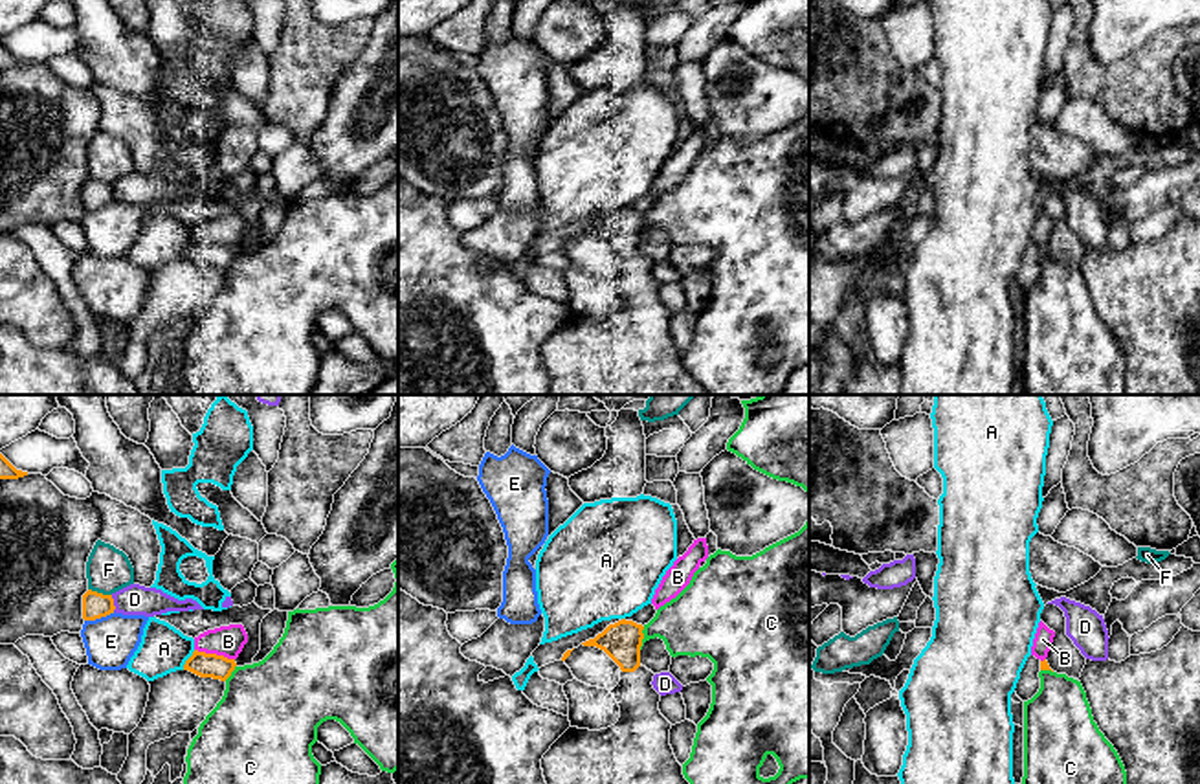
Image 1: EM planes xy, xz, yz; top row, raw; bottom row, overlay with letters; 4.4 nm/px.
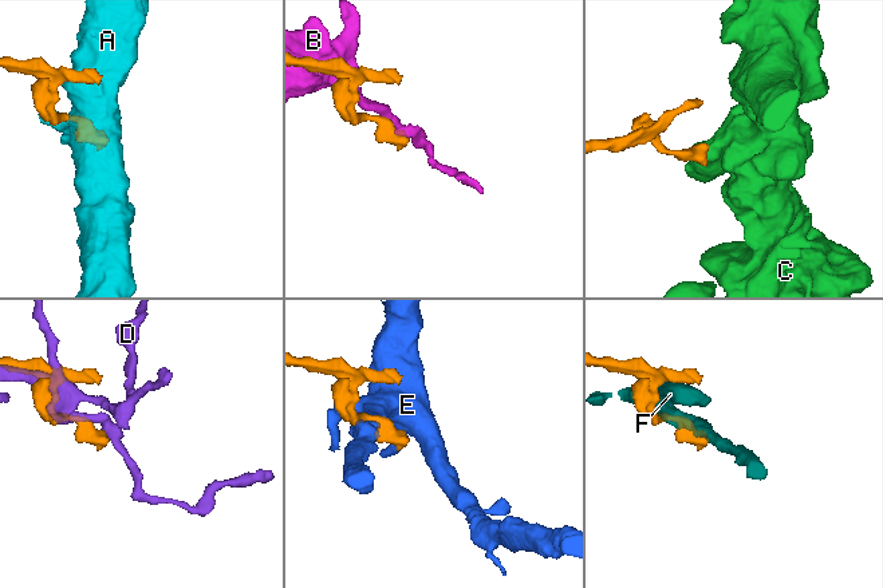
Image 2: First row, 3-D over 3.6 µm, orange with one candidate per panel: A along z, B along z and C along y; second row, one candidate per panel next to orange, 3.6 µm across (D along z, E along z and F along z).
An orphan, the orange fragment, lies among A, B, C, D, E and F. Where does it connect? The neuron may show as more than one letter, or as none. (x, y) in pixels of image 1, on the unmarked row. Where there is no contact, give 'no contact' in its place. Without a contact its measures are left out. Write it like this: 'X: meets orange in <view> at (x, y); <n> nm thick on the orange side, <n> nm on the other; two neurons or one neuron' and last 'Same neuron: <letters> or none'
A: meets orange in xy at (188, 248); 110 nm thick on the orange side, 200 nm on the other; two neurons
B: meets orange in xy at (215, 243); 110 nm thick on the orange side, 140 nm on the other; two neurons
C: meets orange in xz at (643, 226); 170 nm thick on the orange side, 280 nm on the other; two neurons
D: meets orange in xy at (112, 191); 110 nm thick on the orange side, 140 nm on the other; two neurons
E: meets orange in xy at (100, 206); 110 nm thick on the orange side, 220 nm on the other; two neurons
F: meets orange in xy at (100, 182); 110 nm thick on the orange side, 200 nm on the other; two neurons
Same neuron: none

